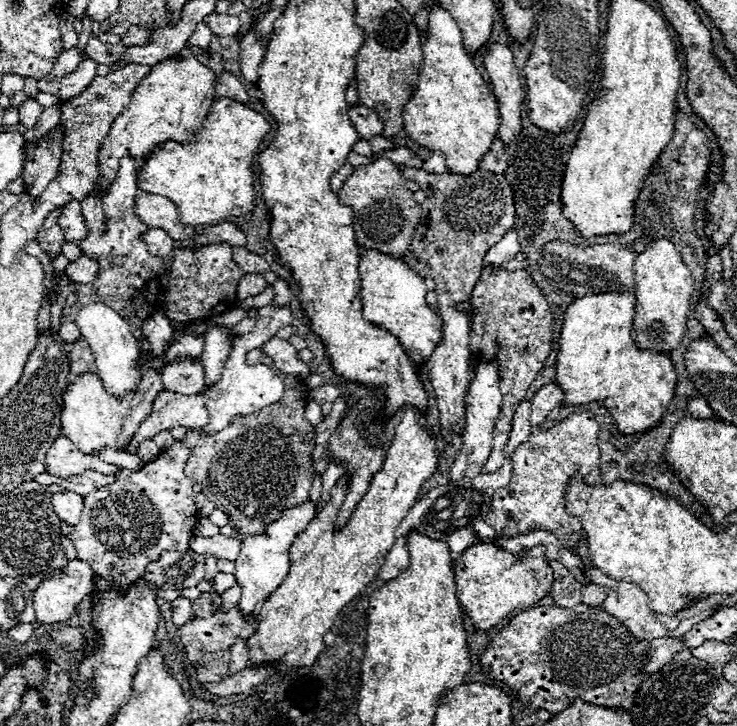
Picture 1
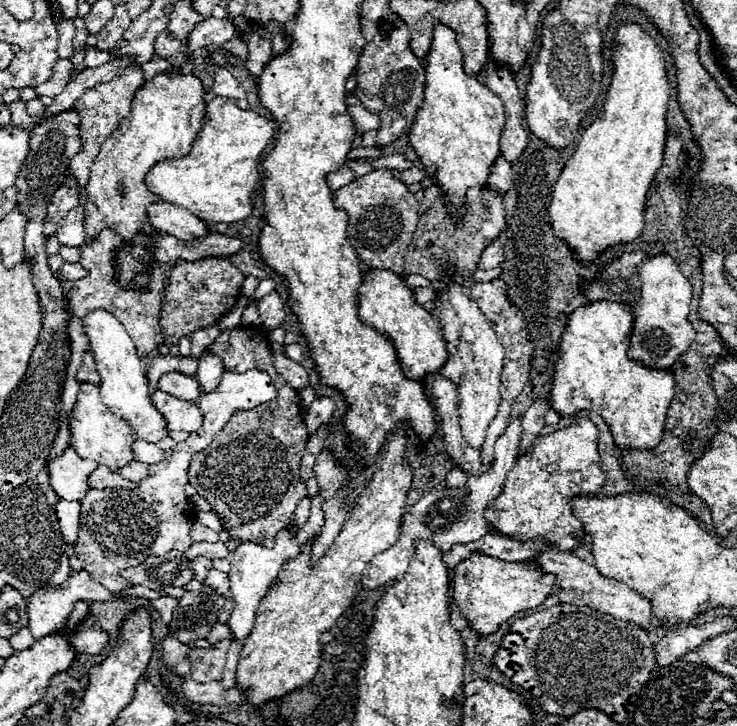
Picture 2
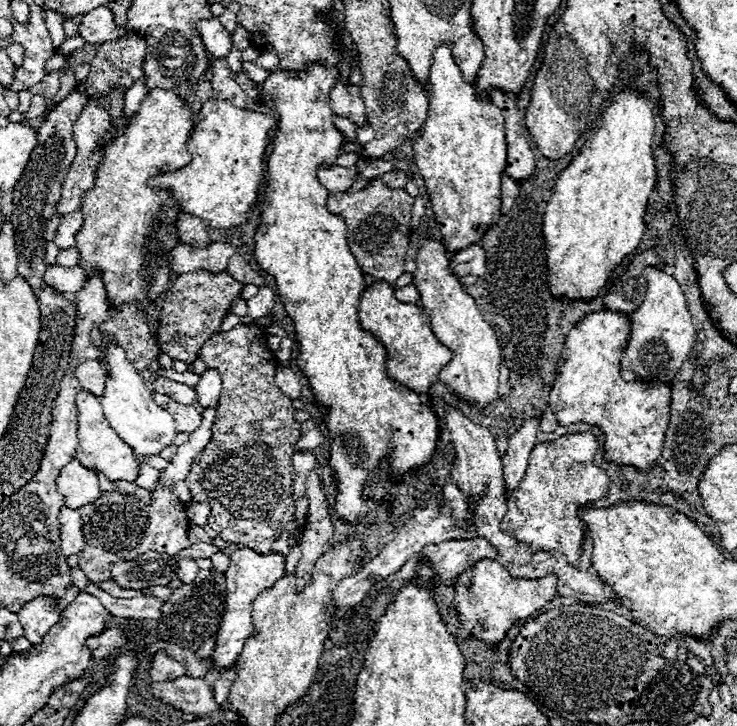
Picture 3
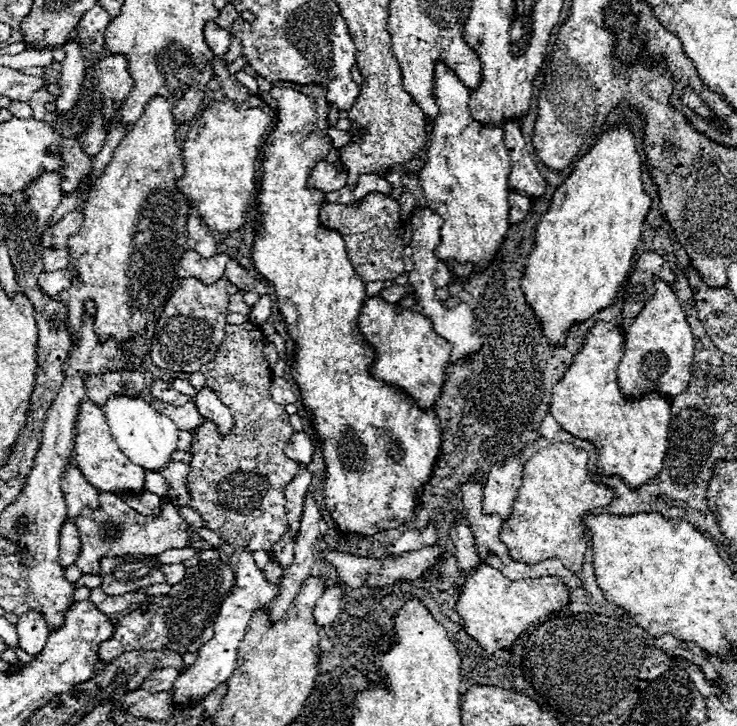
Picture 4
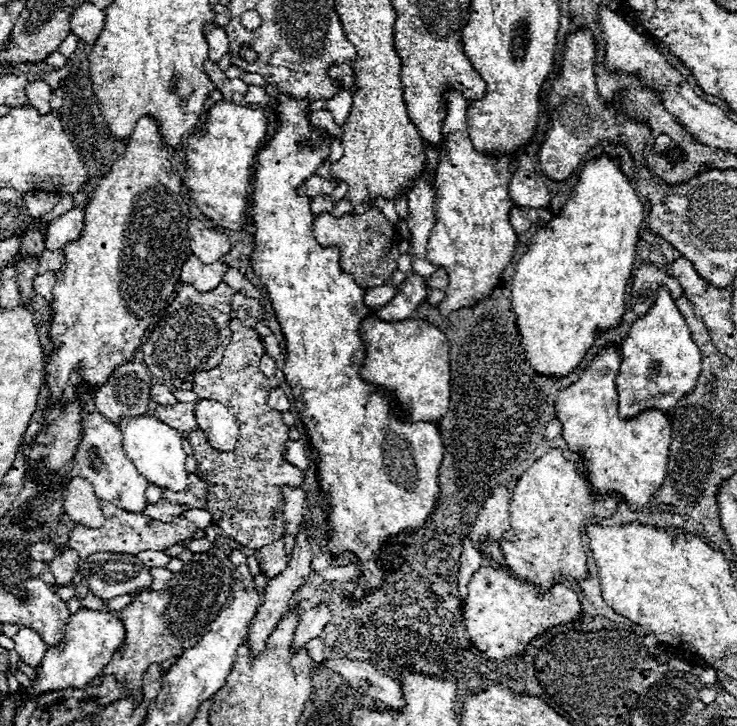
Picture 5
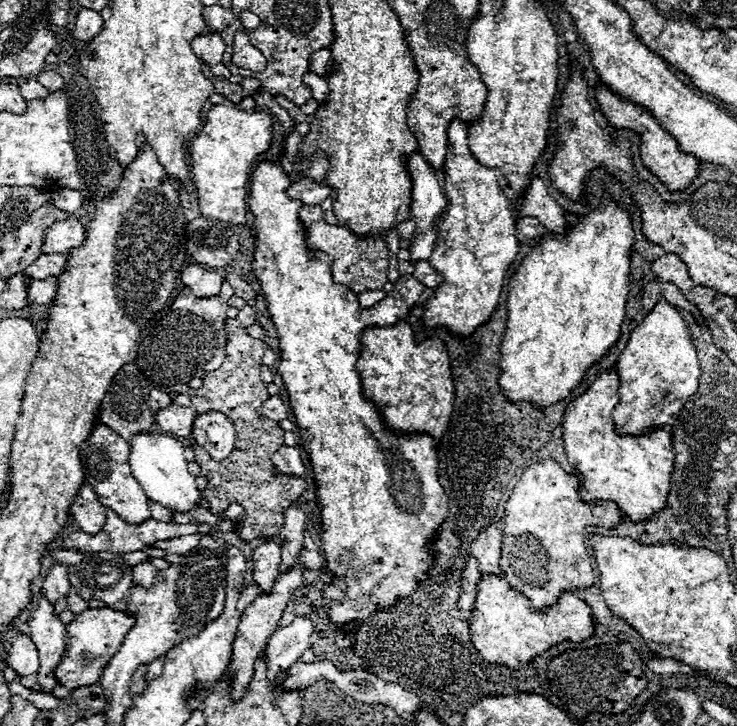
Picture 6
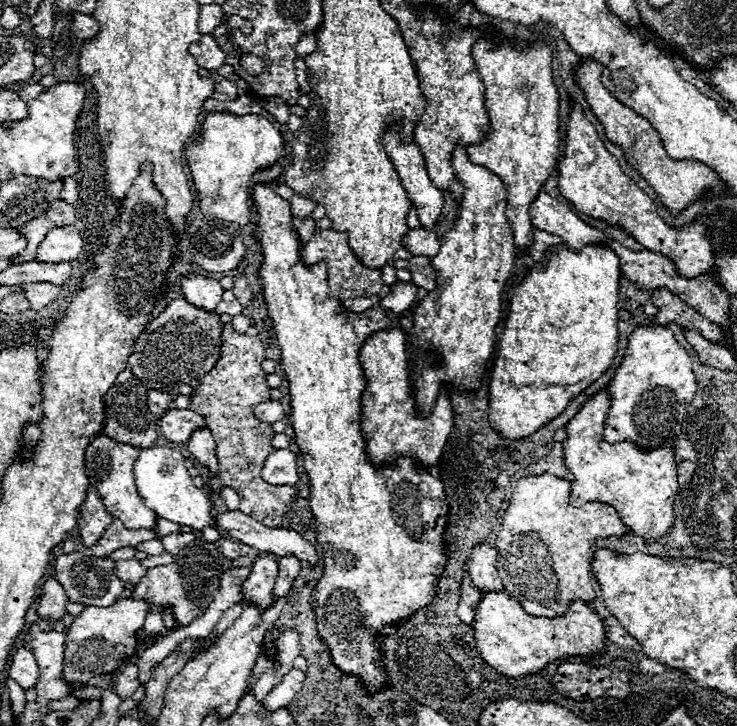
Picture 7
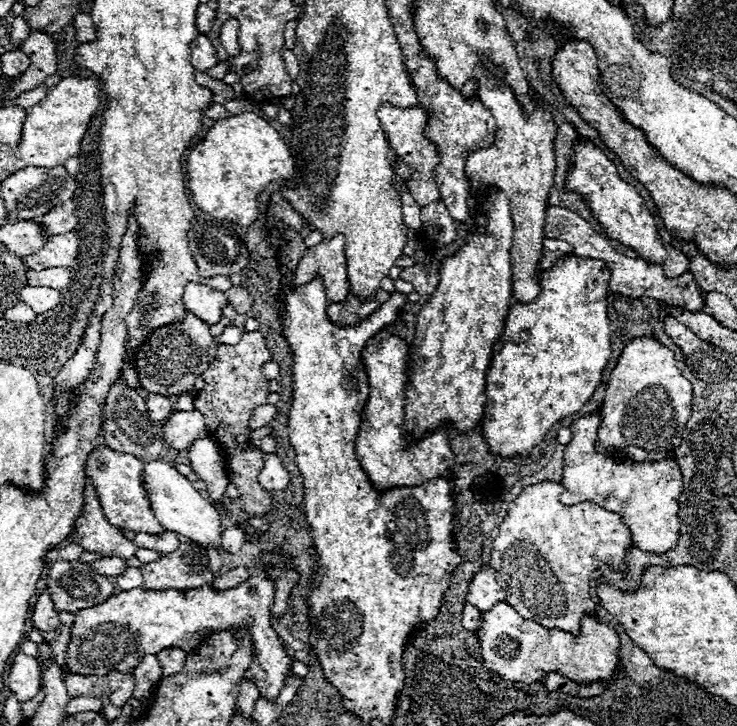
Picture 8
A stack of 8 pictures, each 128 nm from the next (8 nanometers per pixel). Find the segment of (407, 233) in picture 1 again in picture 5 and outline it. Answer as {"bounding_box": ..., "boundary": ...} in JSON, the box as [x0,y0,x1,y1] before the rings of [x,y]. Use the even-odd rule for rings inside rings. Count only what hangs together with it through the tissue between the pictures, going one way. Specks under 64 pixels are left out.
{"bounding_box":[314,206,400,290],"boundary":[[[372,206],[366,214],[358,214],[358,216],[344,214],[340,218],[332,218],[326,212],[314,218],[314,238],[322,248],[336,246],[340,250],[342,272],[354,276],[356,284],[364,290],[374,286],[384,286],[392,278],[394,270],[398,270],[396,258],[400,256],[398,250],[400,236],[376,206]]]}

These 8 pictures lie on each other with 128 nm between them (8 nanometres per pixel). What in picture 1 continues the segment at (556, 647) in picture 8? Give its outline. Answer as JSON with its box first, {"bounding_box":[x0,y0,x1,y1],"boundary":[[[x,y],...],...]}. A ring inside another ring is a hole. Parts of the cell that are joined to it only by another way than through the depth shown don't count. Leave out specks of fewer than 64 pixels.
{"bounding_box":[452,542,554,632],"boundary":[[[480,542],[466,548],[452,562],[452,570],[456,576],[458,604],[480,632],[488,632],[494,624],[512,616],[516,610],[528,608],[548,596],[554,582],[552,568],[544,556],[544,546],[536,546],[534,550],[514,556],[494,544]]]}

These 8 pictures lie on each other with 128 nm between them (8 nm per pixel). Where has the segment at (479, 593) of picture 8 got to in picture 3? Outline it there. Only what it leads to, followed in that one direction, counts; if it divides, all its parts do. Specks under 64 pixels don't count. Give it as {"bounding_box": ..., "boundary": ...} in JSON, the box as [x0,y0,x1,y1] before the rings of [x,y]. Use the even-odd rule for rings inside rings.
{"bounding_box":[500,420,538,496],"boundary":[[[526,420],[522,428],[518,428],[508,442],[508,450],[504,456],[500,456],[502,462],[502,476],[504,476],[504,492],[506,496],[516,490],[518,482],[524,478],[530,452],[536,444],[536,432],[538,432],[538,420]]]}

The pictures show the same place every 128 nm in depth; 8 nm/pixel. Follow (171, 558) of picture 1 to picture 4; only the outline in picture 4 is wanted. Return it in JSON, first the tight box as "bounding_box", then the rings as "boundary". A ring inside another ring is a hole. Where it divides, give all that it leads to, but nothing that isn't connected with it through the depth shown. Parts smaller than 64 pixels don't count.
{"bounding_box":[100,554,164,596],"boundary":[[[126,554],[120,558],[100,558],[100,588],[108,596],[122,596],[142,586],[164,582],[160,564],[154,556],[144,558]]]}

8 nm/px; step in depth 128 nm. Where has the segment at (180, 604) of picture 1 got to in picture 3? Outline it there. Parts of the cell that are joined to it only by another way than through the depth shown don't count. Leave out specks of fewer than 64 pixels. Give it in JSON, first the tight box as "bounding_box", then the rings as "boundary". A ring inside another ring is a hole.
{"bounding_box":[18,582,162,646],"boundary":[[[88,582],[88,594],[96,596],[106,610],[112,616],[120,618],[148,618],[148,620],[160,620],[160,606],[162,602],[152,596],[138,596],[138,598],[114,598],[108,592],[96,588],[92,582]],[[44,596],[34,598],[18,612],[20,624],[24,628],[24,638],[32,646],[40,644],[44,640],[46,632],[58,622],[58,616],[60,616],[60,612],[56,610],[52,598],[44,598]]]}

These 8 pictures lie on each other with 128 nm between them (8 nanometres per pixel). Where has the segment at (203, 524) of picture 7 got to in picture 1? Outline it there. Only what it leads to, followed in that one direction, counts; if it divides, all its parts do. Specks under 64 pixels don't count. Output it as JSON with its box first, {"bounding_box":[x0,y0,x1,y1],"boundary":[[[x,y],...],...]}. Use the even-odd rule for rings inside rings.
{"bounding_box":[76,302,142,398],"boundary":[[[92,302],[78,312],[76,324],[82,330],[82,338],[88,342],[94,354],[98,376],[104,384],[104,390],[108,394],[114,394],[116,398],[124,398],[126,394],[136,392],[142,378],[140,368],[138,368],[140,350],[138,350],[138,340],[132,336],[126,320],[120,314],[116,314],[112,308],[108,308],[106,304]]]}

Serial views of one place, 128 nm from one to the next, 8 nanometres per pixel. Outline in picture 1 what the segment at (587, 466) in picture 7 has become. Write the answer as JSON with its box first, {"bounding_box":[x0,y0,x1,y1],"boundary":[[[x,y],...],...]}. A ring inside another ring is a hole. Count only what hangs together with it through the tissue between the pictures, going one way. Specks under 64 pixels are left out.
{"bounding_box":[556,292,676,434],"boundary":[[[634,292],[626,294],[590,294],[576,298],[564,314],[564,324],[560,332],[560,352],[556,364],[556,384],[564,392],[562,406],[580,406],[588,402],[602,404],[614,422],[618,424],[620,434],[644,434],[652,430],[666,410],[666,404],[674,398],[676,390],[676,372],[668,356],[640,350],[632,342],[632,318],[634,318]]]}

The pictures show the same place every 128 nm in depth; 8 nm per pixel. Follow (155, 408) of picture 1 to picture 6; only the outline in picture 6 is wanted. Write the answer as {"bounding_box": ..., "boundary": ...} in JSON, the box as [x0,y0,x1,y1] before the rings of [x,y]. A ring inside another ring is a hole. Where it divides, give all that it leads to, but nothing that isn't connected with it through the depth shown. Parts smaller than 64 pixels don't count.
{"bounding_box":[156,404,196,438],"boundary":[[[170,404],[168,408],[156,412],[156,424],[164,432],[168,432],[176,438],[180,438],[180,436],[188,438],[192,434],[194,418],[196,418],[196,412],[192,408],[184,408],[184,406],[176,406],[176,404]]]}

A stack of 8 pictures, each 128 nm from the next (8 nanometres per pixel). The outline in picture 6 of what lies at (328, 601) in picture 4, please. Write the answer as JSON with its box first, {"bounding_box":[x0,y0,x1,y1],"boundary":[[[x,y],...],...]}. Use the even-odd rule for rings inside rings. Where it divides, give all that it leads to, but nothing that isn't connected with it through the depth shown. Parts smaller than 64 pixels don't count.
{"bounding_box":[264,618,312,682],"boundary":[[[296,618],[290,626],[284,626],[272,634],[264,648],[268,682],[274,682],[280,672],[286,672],[294,662],[298,662],[300,654],[310,648],[310,634],[312,622],[306,618]]]}

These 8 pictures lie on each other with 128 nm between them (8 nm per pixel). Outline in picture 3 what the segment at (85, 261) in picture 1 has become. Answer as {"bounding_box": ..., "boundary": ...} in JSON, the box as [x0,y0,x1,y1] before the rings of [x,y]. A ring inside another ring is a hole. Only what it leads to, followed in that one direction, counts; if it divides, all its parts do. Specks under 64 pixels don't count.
{"bounding_box":[44,266,84,294],"boundary":[[[50,266],[44,272],[44,282],[52,286],[60,294],[72,294],[78,292],[84,284],[84,270],[80,266],[74,268],[62,268],[62,266]]]}

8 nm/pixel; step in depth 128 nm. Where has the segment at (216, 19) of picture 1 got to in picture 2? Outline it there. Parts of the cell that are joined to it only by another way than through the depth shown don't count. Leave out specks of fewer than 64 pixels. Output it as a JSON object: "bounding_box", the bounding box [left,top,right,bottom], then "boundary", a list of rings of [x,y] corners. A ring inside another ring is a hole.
{"bounding_box":[144,18,234,82],"boundary":[[[206,18],[190,34],[188,50],[192,54],[198,48],[206,48],[206,46],[218,46],[218,48],[222,48],[232,36],[234,36],[232,22],[228,22],[228,20],[216,20],[216,18]],[[154,58],[152,62],[148,62],[148,64],[144,66],[144,82],[150,82],[156,74],[164,72],[168,66],[170,66],[170,64],[168,64],[166,60],[158,60],[158,58]]]}

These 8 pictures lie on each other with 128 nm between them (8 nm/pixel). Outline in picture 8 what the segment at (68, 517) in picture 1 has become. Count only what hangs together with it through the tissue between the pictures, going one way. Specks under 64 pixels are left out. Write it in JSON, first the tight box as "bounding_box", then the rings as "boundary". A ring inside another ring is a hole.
{"bounding_box":[32,592,60,632],"boundary":[[[48,592],[40,594],[38,596],[38,602],[34,604],[34,610],[32,610],[32,626],[38,632],[52,632],[52,630],[56,630],[60,626],[58,612],[54,610],[54,604],[52,604]]]}

